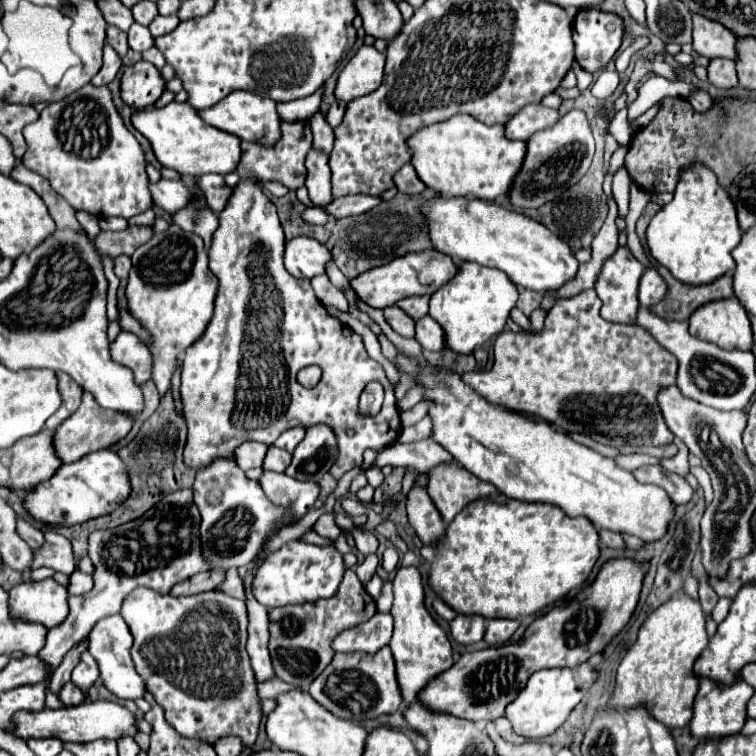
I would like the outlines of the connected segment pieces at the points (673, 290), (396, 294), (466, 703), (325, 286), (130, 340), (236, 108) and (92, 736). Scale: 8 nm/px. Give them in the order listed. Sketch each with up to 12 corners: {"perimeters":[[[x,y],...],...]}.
{"perimeters":[[[655,270],[669,284],[655,314],[687,320],[705,302],[733,296],[733,274],[703,286],[675,280]],[[429,250],[355,278],[365,304],[387,308],[431,296],[459,268]],[[607,560],[519,642],[463,654],[431,710],[503,716],[533,672],[575,668],[629,622],[641,562]],[[325,274],[311,278],[317,298],[339,310],[349,310],[345,294]],[[119,332],[111,360],[133,372],[141,386],[151,378],[151,358],[131,332]],[[231,92],[201,110],[207,124],[271,148],[281,118],[271,98]],[[115,702],[19,714],[15,736],[121,740],[135,716]]]}

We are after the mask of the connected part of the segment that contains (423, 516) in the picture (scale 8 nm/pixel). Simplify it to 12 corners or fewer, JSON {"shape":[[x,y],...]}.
{"shape":[[423,486],[407,494],[409,524],[431,544],[443,536],[445,520]]}

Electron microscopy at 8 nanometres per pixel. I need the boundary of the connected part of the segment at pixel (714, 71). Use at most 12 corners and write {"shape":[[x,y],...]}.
{"shape":[[713,58],[707,78],[717,88],[739,84],[735,62]]}

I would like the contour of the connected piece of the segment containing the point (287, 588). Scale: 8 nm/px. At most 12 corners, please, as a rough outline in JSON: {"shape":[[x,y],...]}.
{"shape":[[293,540],[265,558],[253,594],[269,610],[331,598],[335,546]]}

